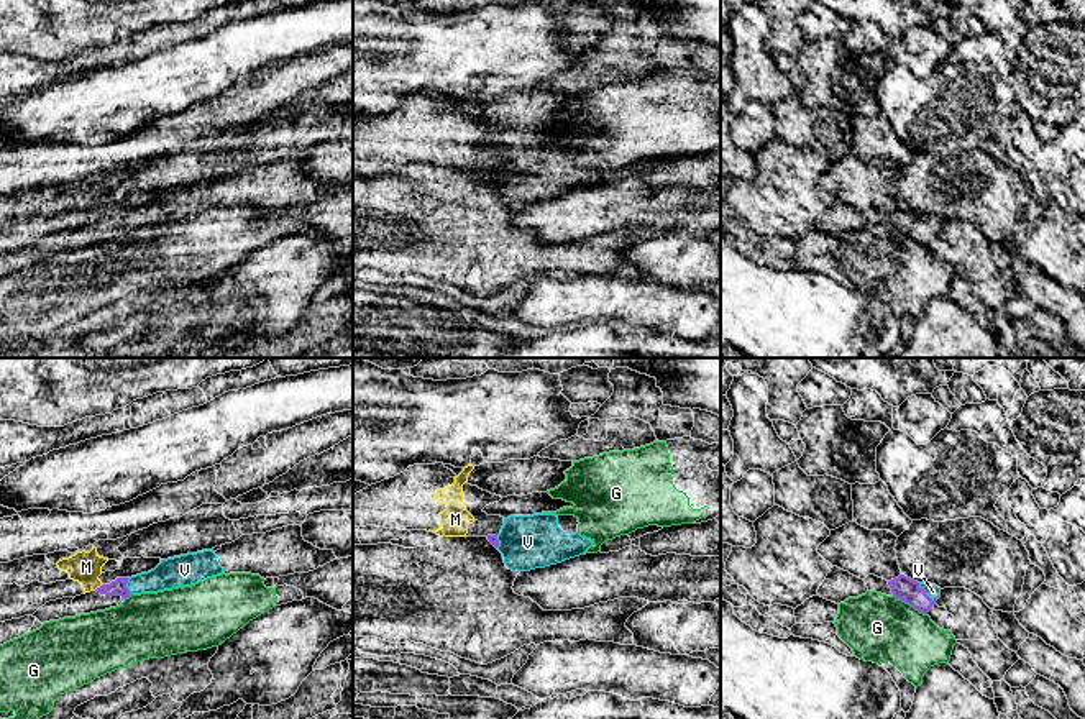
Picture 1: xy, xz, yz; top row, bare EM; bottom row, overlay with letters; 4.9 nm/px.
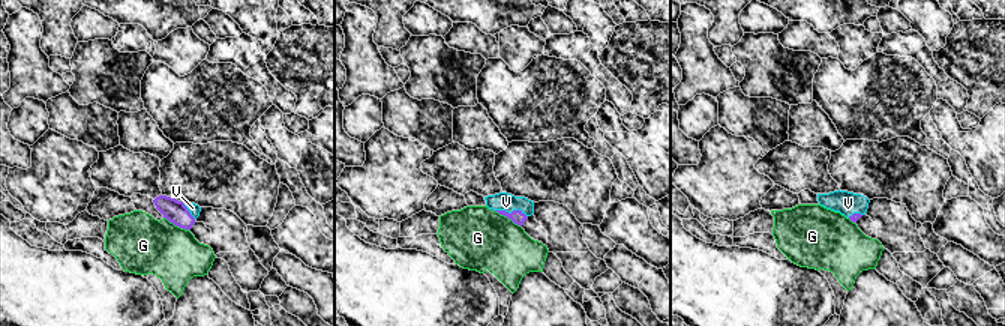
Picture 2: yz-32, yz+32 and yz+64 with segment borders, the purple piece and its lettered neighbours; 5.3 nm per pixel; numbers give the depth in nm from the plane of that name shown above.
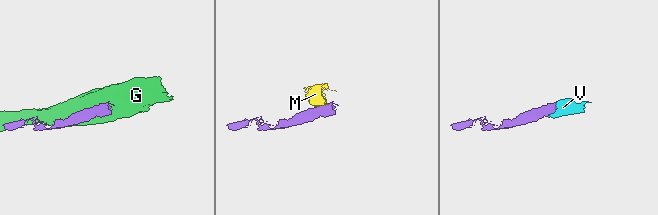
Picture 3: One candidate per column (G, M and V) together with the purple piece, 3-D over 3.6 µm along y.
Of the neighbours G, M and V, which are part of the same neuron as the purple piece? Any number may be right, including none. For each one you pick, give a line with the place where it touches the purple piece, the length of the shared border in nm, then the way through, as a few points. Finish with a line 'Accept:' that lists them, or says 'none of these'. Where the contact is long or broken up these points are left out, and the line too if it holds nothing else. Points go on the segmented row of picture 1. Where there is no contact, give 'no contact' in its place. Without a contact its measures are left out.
V: meets purple in yz at (924, 593); contact 130 nm long; runs through yz (903, 588), (913, 593), (924, 593), (933, 591)
Accept: V

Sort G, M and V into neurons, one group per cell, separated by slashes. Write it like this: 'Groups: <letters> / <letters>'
Groups: G / M / V

